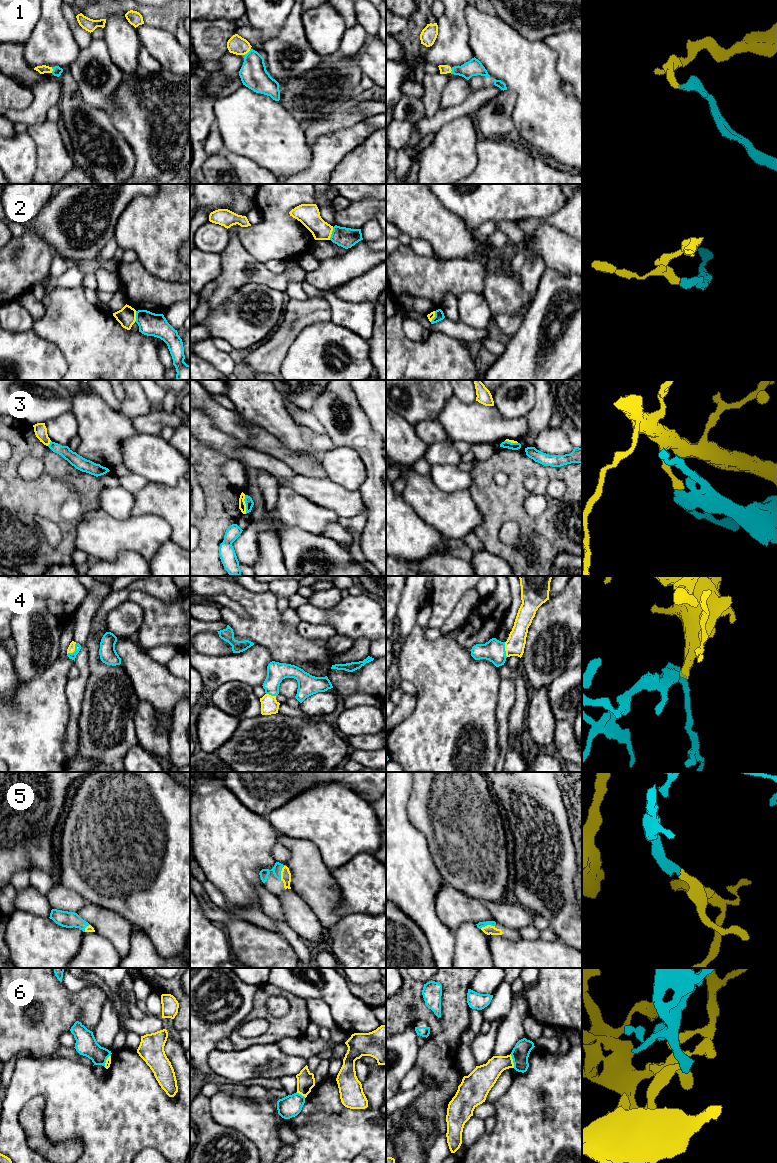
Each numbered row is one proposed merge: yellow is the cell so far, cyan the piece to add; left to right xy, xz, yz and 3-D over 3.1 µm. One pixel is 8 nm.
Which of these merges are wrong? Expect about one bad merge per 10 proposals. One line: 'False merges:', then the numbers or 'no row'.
False merges: 2, 3

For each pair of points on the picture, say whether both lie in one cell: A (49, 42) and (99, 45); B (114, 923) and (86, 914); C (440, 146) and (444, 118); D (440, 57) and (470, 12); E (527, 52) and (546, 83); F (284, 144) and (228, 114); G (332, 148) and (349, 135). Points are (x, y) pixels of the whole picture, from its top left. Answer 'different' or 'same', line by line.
A: different
B: same
C: different
D: different
E: same
F: same
G: same

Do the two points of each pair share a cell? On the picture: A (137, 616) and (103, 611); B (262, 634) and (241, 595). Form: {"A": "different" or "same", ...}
{"A": "different", "B": "same"}

